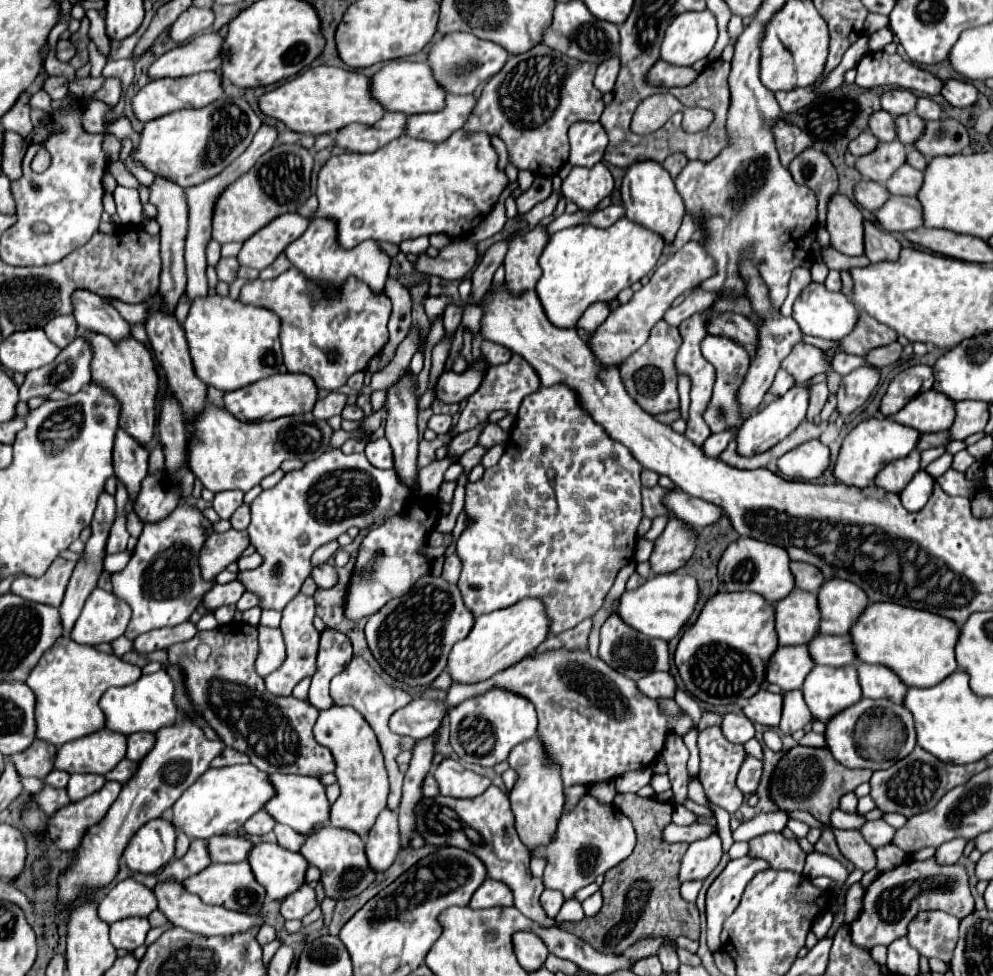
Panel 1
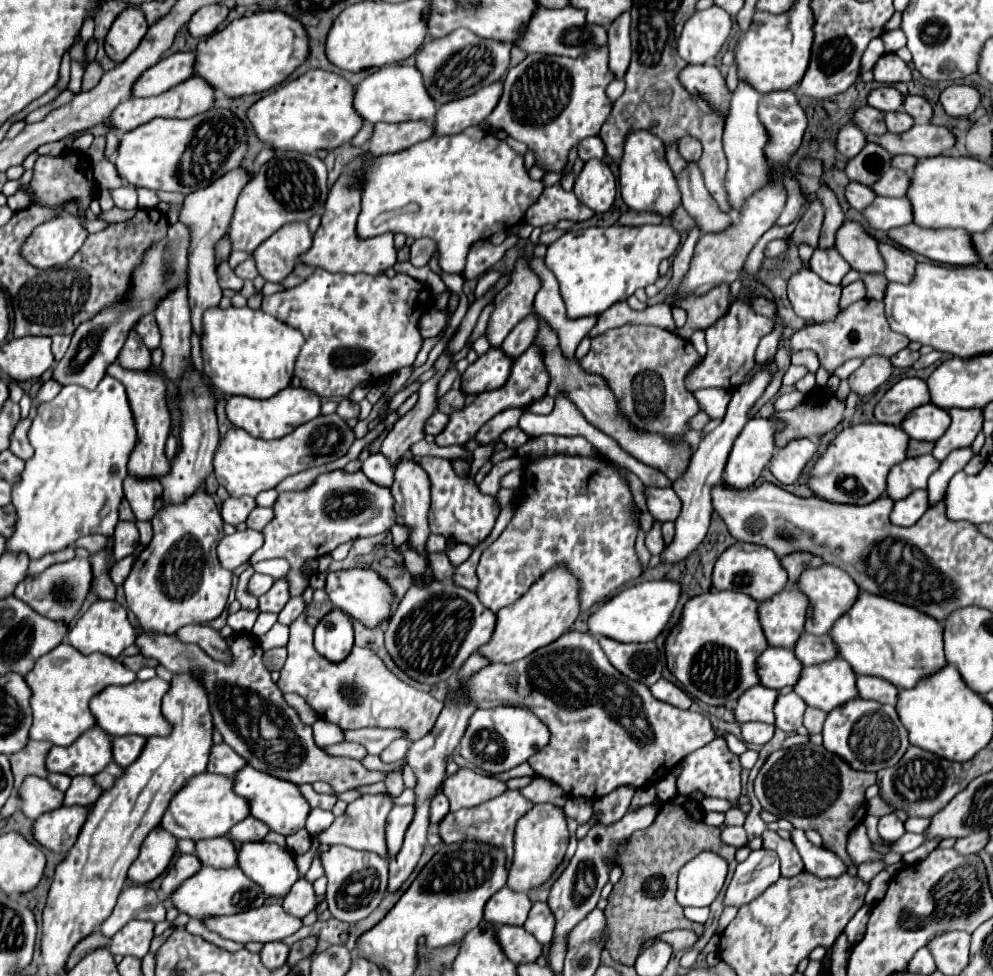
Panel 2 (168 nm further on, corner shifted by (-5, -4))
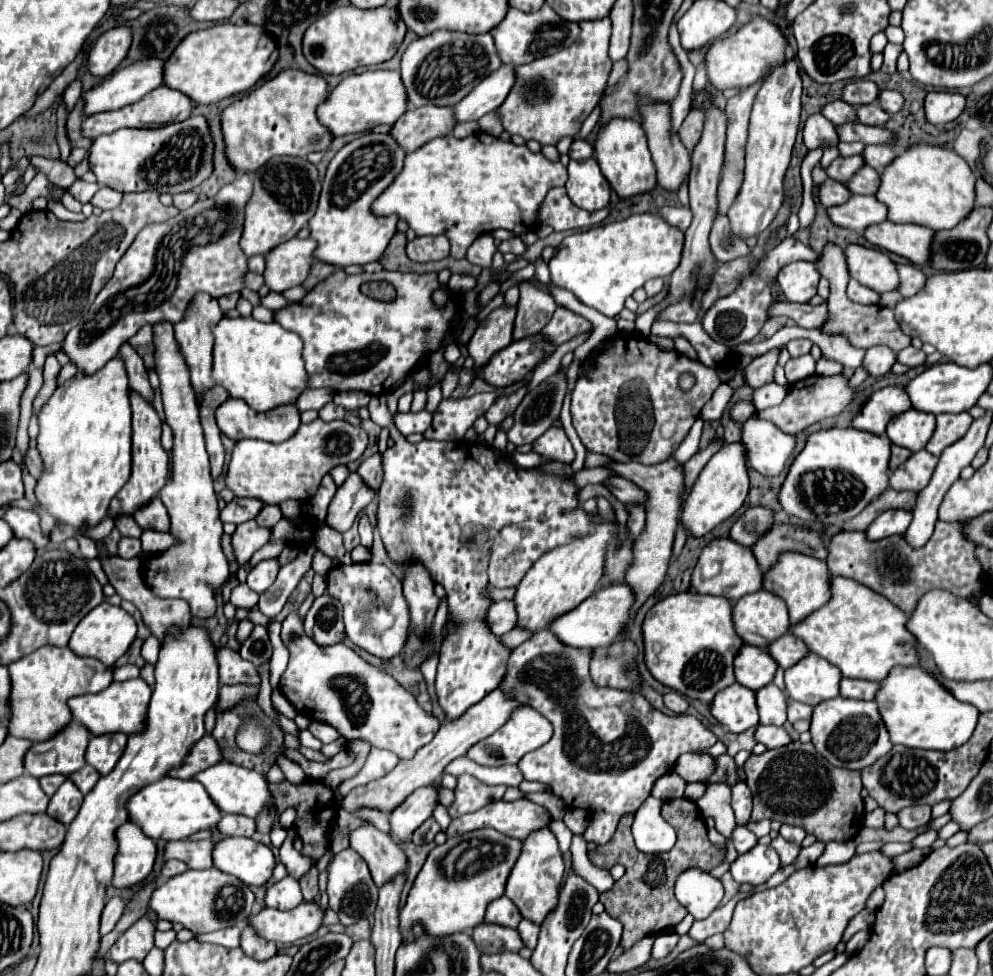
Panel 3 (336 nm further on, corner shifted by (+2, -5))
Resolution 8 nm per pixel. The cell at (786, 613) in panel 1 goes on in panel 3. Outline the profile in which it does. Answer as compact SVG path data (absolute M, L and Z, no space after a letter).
M759 589L733 605L733 627L743 643L767 649L771 641L787 633L787 609L773 593Z

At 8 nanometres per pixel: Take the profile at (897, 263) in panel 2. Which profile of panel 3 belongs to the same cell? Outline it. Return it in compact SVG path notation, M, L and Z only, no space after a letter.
M897 265L897 271L899 271L899 277L901 277L899 293L903 297L913 297L925 287L927 277L919 267L915 267L915 265Z

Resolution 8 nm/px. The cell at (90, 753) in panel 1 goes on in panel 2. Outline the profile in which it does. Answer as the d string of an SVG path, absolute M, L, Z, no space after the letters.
M98 726L84 732L74 744L62 748L54 746L48 754L48 772L62 772L70 776L96 776L112 762L112 738Z

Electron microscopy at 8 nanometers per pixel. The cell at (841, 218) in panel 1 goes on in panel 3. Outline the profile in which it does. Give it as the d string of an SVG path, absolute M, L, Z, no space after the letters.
M849 245L845 249L849 273L861 285L877 291L887 293L899 289L899 275L897 267L891 257L877 249L867 249L861 245Z

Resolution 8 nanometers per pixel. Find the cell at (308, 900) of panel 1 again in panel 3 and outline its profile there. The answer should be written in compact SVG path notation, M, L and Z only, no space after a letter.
M283 877L265 893L265 905L273 909L293 909L303 901L299 883L293 877Z

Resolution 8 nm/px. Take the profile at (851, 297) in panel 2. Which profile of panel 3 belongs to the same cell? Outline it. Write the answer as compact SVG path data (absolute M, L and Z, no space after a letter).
M849 281L847 285L847 297L853 301L853 303L861 303L861 305L877 305L879 303L879 295L873 293L873 289L867 289L867 287L861 287L861 283L857 281Z

